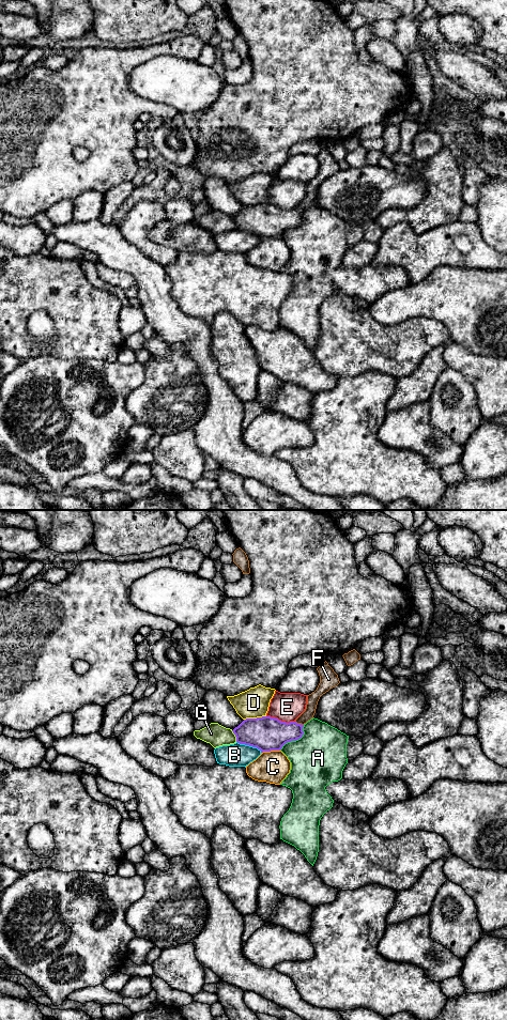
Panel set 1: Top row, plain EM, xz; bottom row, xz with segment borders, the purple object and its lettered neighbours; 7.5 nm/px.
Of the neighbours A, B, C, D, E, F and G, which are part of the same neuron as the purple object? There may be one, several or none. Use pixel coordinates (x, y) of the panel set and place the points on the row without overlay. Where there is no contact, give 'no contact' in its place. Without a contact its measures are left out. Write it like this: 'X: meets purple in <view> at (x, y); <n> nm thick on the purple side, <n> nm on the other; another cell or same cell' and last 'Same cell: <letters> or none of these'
A: meets purple in xz at (295, 227); 260 nm thick on the purple side, 400 nm on the other; another cell
B: meets purple in xz at (249, 232); 260 nm thick on the purple side, 180 nm on the other; another cell
C: meets purple in xz at (270, 237); 260 nm thick on the purple side, 240 nm on the other; another cell
D: meets purple in xz at (255, 205); 260 nm thick on the purple side, 220 nm on the other; another cell
E: meets purple in xz at (280, 207); 260 nm thick on the purple side, 220 nm on the other; another cell
F: meets purple in xz at (300, 211); 260 nm thick on the purple side, 90 nm on the other; another cell
G: meets purple in xz at (235, 222); 260 nm thick on the purple side, 160 nm on the other; another cell
Same cell: none of these

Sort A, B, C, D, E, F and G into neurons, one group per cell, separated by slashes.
A / B / C / D / E / F / G

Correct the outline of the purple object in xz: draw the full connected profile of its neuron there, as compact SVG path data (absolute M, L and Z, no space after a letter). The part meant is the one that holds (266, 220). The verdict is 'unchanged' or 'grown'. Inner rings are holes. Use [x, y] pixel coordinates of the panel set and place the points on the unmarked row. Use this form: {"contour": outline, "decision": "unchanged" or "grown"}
{"contour": "M271 203L246 205L232 218L240 231L257 234L263 238L280 237L291 228L301 226L304 212L281 208Z", "decision": "unchanged"}

